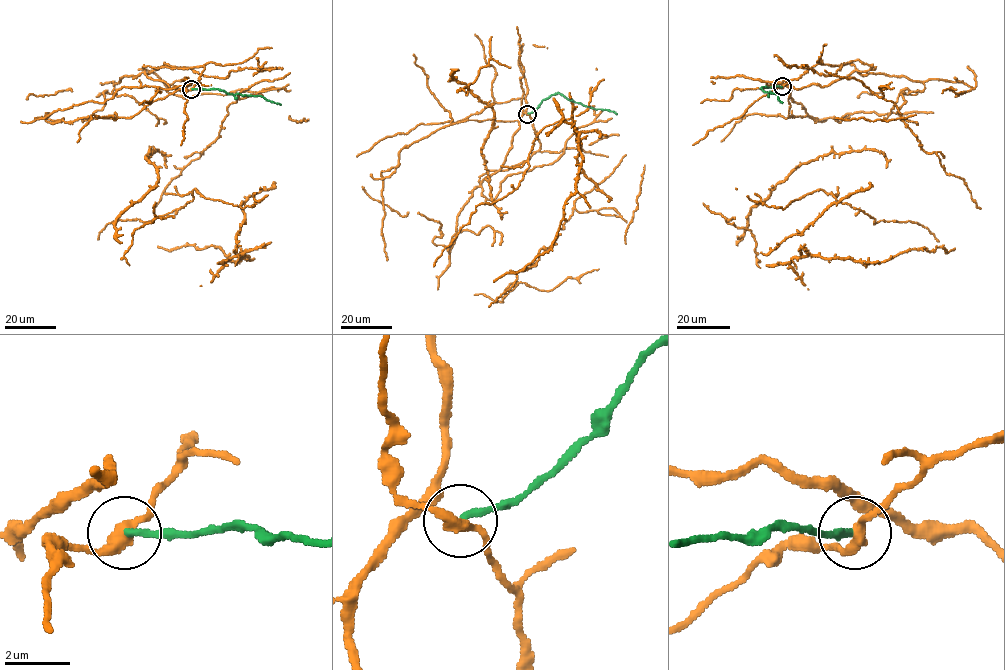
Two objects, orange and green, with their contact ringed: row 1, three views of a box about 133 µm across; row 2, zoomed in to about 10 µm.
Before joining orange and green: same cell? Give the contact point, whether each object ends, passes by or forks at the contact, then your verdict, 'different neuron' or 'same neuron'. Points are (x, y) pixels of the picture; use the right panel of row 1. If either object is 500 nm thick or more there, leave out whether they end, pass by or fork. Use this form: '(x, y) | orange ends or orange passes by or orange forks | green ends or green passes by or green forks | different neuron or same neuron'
(782, 86) | orange passes by | green ends | different neuron

